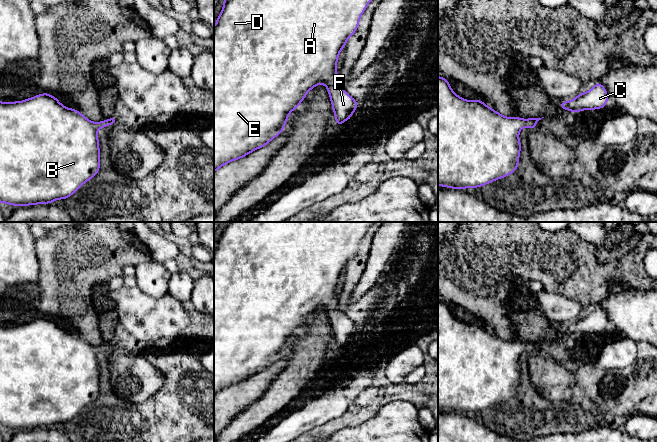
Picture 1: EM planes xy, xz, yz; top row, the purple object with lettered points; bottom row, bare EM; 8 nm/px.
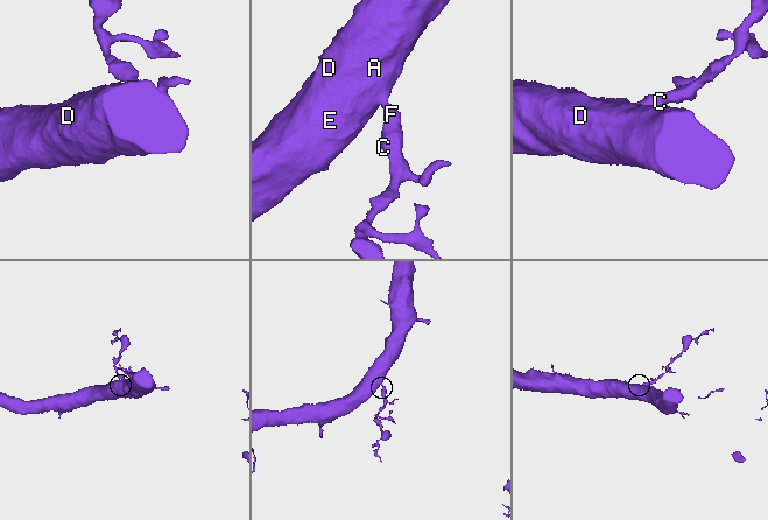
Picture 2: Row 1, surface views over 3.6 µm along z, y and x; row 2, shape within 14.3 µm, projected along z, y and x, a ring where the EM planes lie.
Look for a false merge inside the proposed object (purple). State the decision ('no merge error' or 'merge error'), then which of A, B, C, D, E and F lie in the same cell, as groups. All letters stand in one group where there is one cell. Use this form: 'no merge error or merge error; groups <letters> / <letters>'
no merge error; groups A B C D E F

